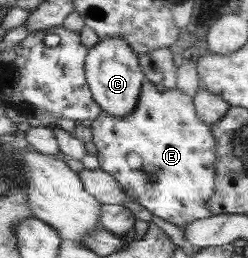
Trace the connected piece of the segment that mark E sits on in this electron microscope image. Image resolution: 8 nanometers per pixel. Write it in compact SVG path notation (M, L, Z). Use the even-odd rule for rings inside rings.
M144 81L139 96L139 104L128 116L116 118L103 112L92 122L93 143L97 148L97 159L101 170L111 175L136 203L146 208L152 215L186 232L188 224L212 218L208 202L215 194L216 186L216 136L208 125L196 114L194 97L178 89L162 92L156 83ZM135 153L143 160L139 170L128 166L128 154Z

